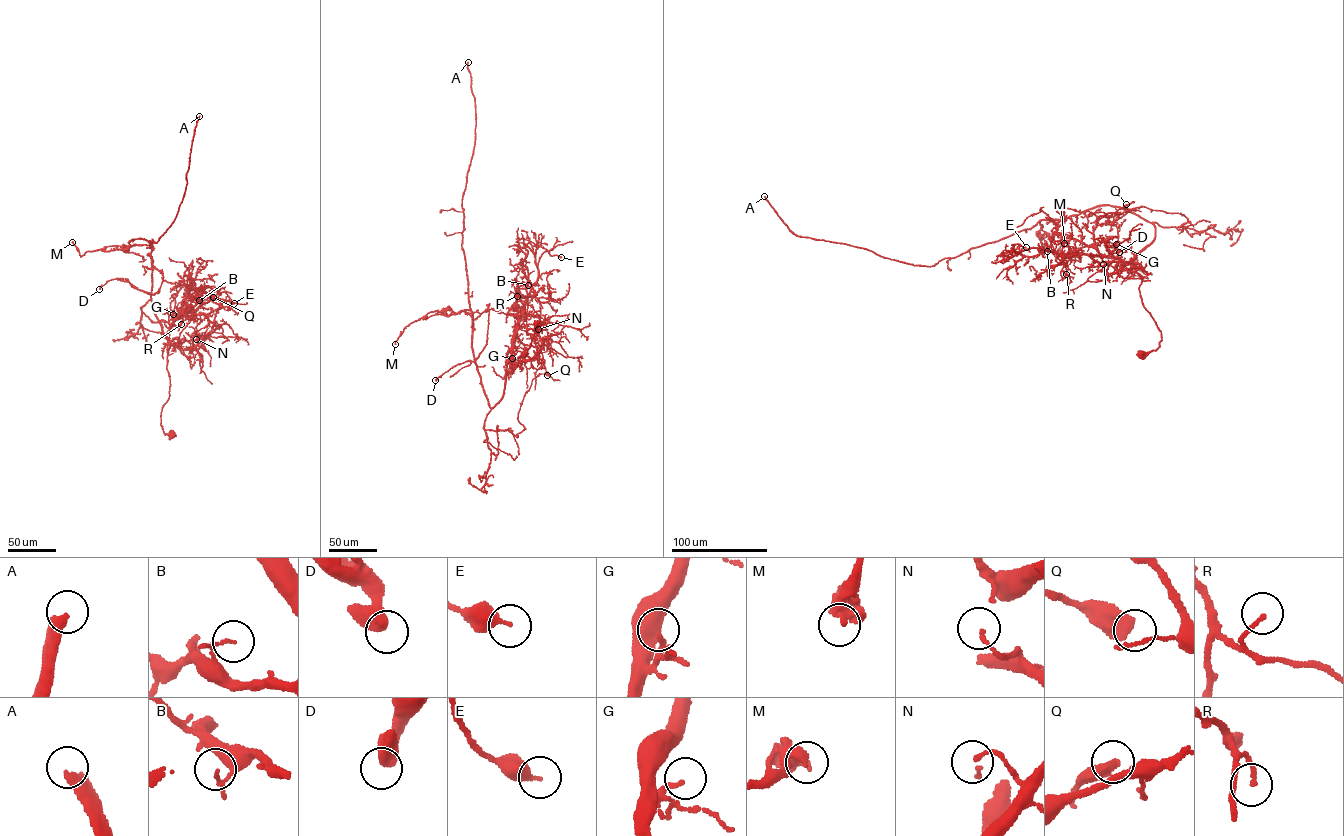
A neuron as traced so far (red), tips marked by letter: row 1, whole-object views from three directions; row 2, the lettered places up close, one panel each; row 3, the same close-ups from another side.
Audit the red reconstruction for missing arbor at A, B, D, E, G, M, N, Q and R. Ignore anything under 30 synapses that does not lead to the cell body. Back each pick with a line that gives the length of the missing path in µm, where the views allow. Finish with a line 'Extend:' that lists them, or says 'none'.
A: 200 µm
Extend: A

